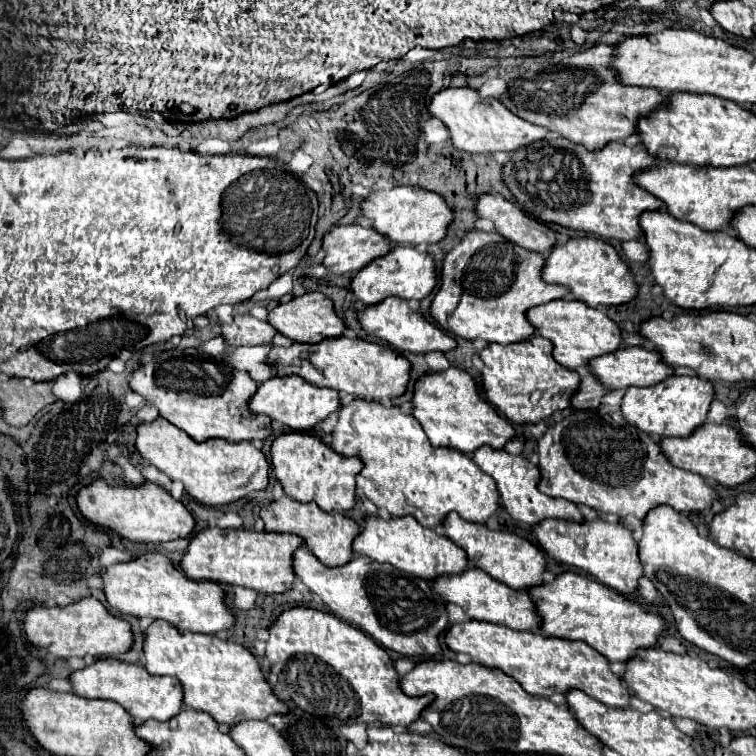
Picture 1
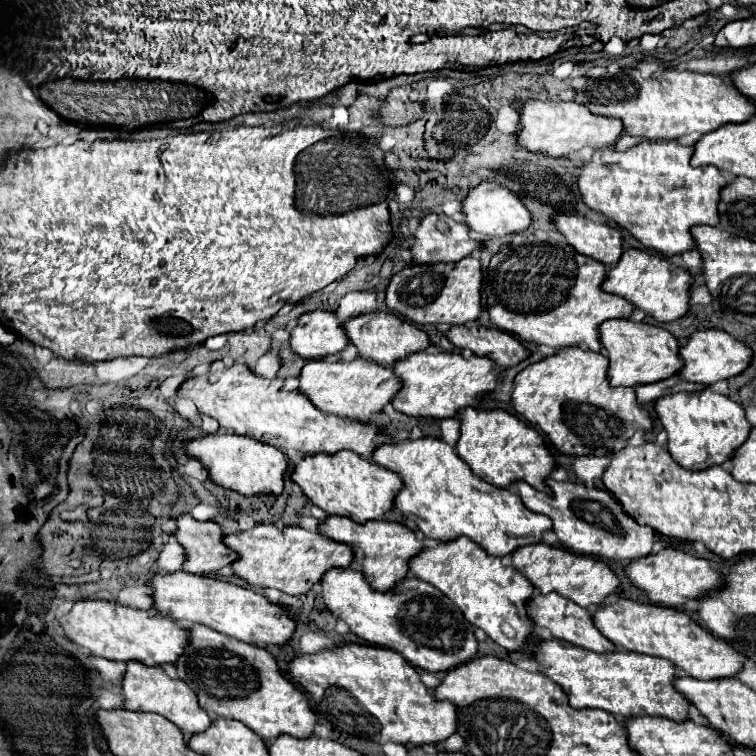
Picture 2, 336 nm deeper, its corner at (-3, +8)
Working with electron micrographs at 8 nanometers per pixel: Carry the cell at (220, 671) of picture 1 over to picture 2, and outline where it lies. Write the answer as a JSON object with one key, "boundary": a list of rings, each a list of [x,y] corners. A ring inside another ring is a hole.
{"boundary":[[[190,626],[192,642],[176,664],[178,678],[188,682],[196,692],[200,706],[212,716],[240,720],[266,742],[282,734],[310,738],[318,724],[306,694],[292,684],[280,670],[276,658],[260,646],[228,638],[208,626]]]}

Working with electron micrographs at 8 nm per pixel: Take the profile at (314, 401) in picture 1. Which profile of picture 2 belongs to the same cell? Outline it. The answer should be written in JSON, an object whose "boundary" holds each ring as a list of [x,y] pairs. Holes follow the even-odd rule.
{"boundary":[[[364,358],[354,362],[312,360],[302,368],[302,374],[298,380],[300,380],[300,392],[306,394],[316,408],[332,414],[360,418],[360,420],[368,420],[374,414],[382,412],[384,406],[392,404],[394,396],[404,386],[390,366],[364,360]]]}

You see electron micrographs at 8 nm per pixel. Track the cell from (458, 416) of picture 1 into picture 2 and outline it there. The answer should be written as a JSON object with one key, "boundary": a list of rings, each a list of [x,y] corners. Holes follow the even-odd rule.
{"boundary":[[[468,408],[460,412],[460,440],[456,444],[458,456],[472,468],[476,476],[498,486],[510,488],[514,482],[528,482],[532,488],[546,492],[546,480],[556,470],[556,458],[546,448],[544,438],[524,420],[504,410]]]}

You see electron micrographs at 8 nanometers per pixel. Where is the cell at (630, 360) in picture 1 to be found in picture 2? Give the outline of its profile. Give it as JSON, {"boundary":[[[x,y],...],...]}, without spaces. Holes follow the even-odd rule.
{"boundary":[[[702,330],[694,332],[688,344],[680,348],[680,356],[684,356],[684,370],[678,376],[688,382],[700,382],[710,386],[718,380],[728,380],[732,376],[742,374],[750,366],[754,354],[746,344],[738,342],[722,330]]]}

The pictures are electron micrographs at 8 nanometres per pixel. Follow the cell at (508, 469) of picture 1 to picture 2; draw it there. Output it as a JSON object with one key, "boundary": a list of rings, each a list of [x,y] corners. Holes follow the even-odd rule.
{"boundary":[[[548,480],[554,496],[546,492],[538,492],[536,488],[528,486],[526,482],[520,482],[516,490],[524,498],[524,504],[538,512],[548,516],[554,522],[554,532],[560,538],[560,542],[576,554],[588,554],[588,556],[600,556],[608,560],[618,562],[632,562],[636,558],[644,558],[652,554],[652,546],[656,542],[656,530],[650,526],[640,526],[632,516],[628,516],[616,498],[602,488],[588,488],[580,482],[556,482]]]}

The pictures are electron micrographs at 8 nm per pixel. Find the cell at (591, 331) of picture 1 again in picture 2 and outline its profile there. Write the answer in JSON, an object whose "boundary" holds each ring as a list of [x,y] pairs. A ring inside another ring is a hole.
{"boundary":[[[608,320],[600,326],[600,342],[610,356],[608,376],[612,386],[634,388],[640,384],[654,384],[676,376],[684,368],[678,340],[668,330],[658,326],[636,324],[632,320]]]}

